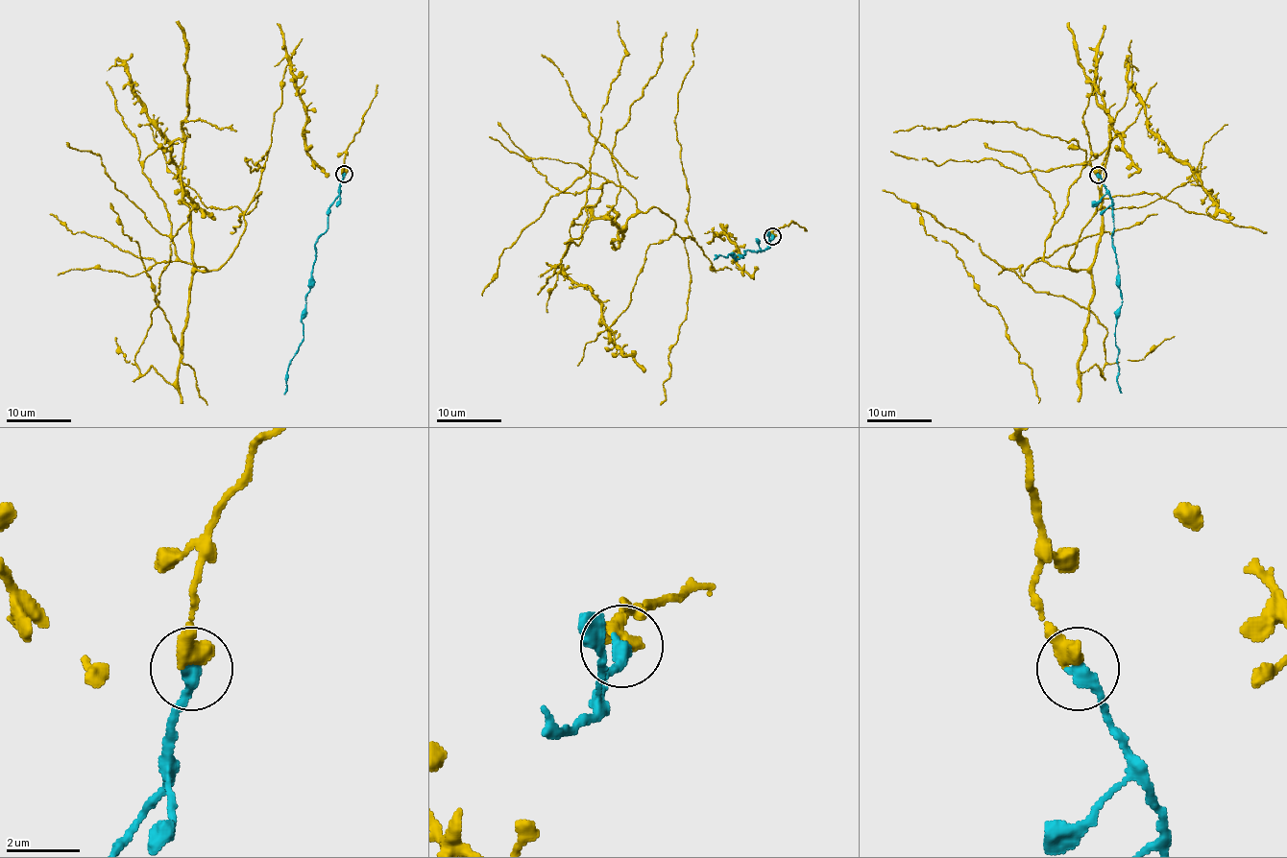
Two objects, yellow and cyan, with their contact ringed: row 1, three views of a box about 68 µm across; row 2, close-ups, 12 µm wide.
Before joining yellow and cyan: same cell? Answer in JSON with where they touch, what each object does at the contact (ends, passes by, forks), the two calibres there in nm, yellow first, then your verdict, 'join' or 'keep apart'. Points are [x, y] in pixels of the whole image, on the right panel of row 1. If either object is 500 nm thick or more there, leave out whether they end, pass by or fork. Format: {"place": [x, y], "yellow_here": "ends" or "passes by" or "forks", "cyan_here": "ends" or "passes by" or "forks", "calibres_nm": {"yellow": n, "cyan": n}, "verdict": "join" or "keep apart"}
{"place": [1098, 175], "yellow_here": "ends", "cyan_here": "ends", "calibres_nm": {"yellow": 480, "cyan": 400}, "verdict": "join"}

